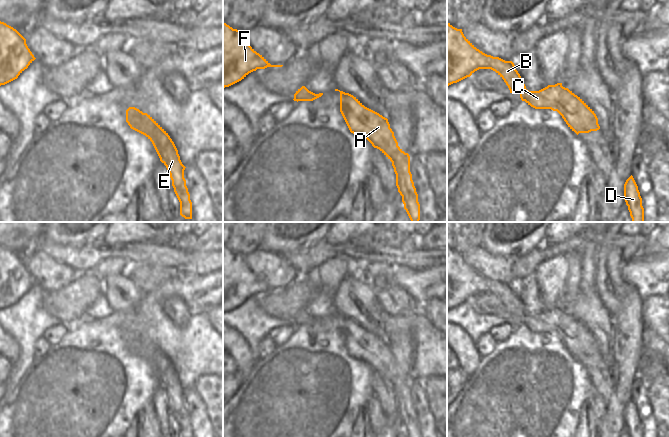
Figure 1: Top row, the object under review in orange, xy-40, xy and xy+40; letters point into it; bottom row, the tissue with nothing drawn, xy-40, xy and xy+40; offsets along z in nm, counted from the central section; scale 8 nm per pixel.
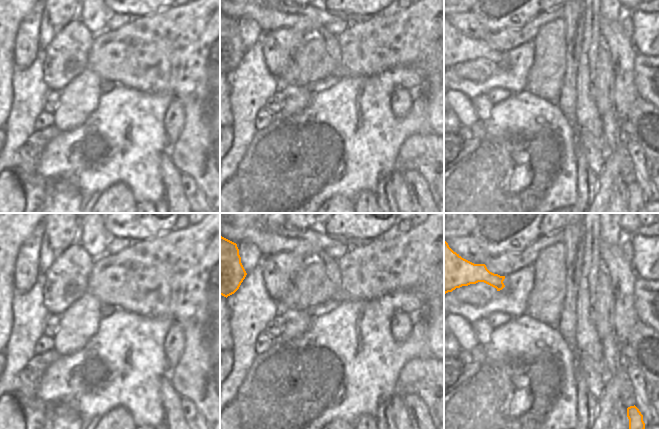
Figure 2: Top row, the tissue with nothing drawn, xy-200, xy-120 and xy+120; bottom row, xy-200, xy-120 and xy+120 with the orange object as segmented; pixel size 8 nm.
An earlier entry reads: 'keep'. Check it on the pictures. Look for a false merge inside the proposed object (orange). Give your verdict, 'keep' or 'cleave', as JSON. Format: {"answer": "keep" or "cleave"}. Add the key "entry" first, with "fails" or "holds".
{"entry": "holds", "answer": "keep"}

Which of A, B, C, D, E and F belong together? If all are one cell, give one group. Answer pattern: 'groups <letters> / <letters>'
groups A B C D E F

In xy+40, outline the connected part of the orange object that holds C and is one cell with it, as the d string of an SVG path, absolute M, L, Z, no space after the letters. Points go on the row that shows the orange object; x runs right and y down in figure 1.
M447 22L447 86L470 77L479 69L491 69L495 71L504 80L510 93L519 93L521 100L525 101L531 107L557 111L568 127L577 135L600 129L598 118L594 111L580 97L568 88L563 87L562 83L548 85L539 91L527 90L512 61L505 61L499 57L493 57L483 53L464 36L462 29L457 29Z

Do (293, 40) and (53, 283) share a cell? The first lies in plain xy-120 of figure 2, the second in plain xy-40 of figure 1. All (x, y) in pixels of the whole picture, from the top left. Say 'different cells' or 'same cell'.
same cell

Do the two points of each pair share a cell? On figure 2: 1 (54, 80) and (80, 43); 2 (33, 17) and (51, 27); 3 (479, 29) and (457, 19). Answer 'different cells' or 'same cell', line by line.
1: same cell
2: different cells
3: same cell

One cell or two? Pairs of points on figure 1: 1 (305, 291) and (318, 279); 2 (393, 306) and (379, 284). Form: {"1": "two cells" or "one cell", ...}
{"1": "two cells", "2": "one cell"}

